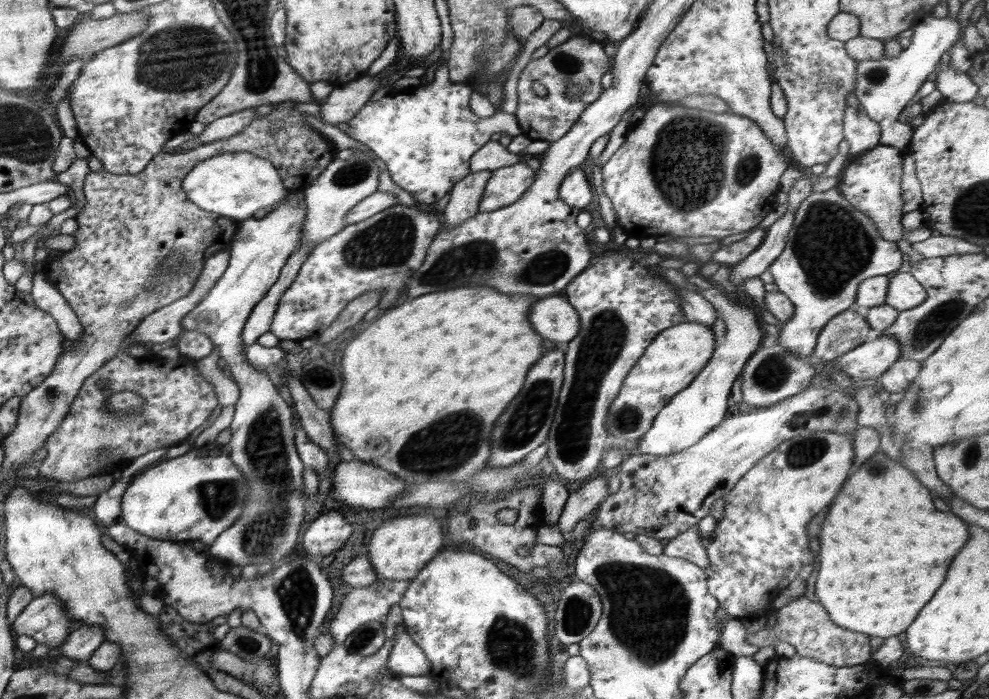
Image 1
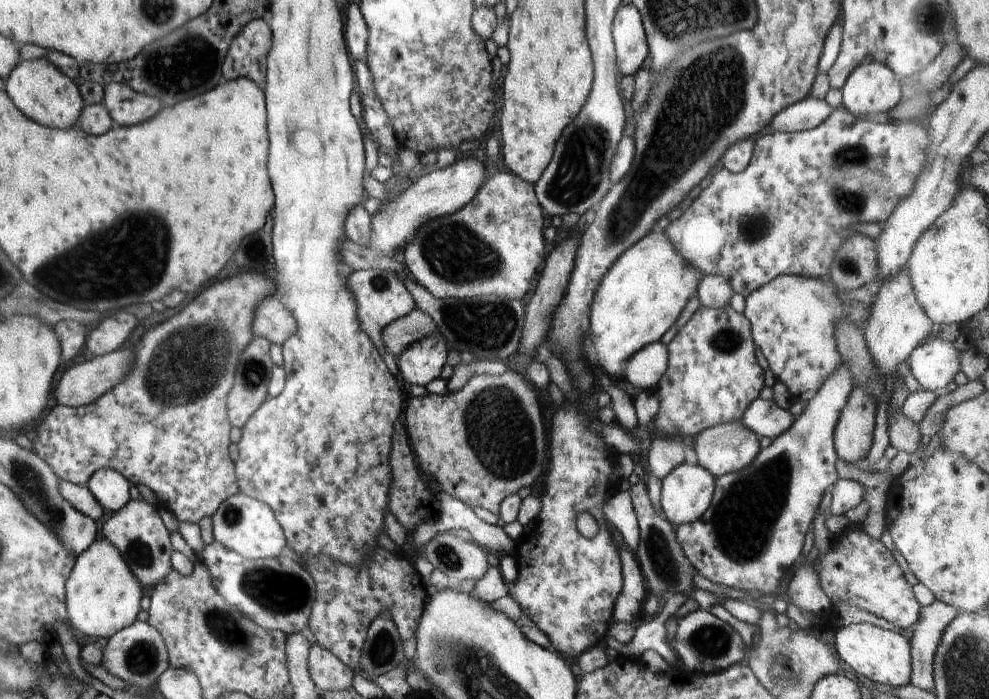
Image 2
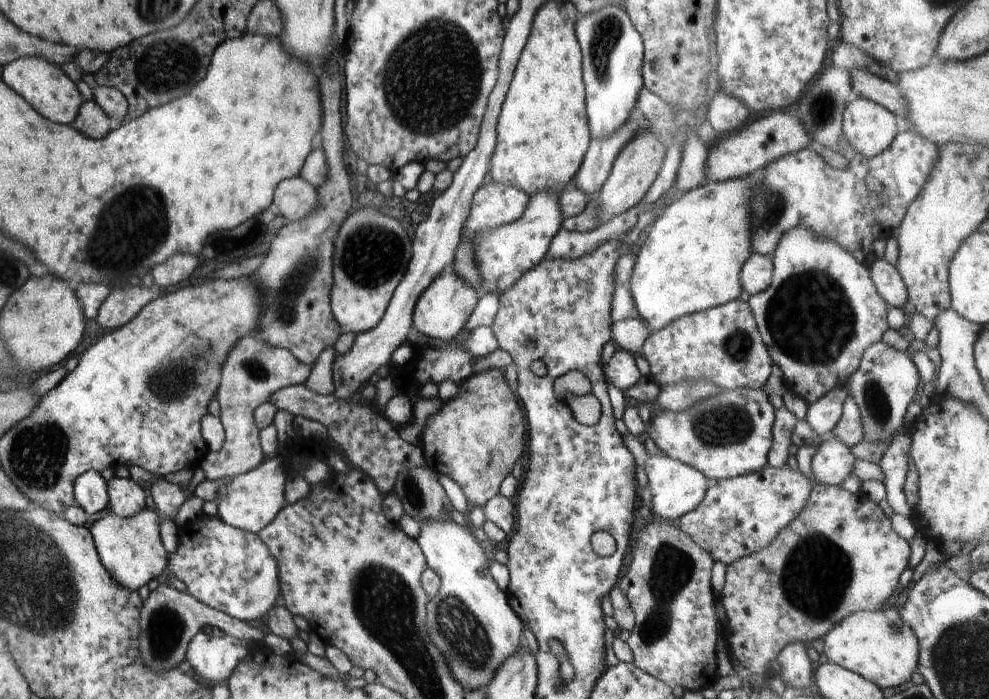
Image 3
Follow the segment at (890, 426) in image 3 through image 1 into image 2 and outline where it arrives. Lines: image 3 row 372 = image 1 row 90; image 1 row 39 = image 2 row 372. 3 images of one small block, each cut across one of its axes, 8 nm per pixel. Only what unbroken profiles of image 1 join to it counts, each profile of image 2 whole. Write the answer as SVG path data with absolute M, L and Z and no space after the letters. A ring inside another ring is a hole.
M939 336L920 344L908 358L912 375L924 391L942 392L948 384L955 381L961 372L961 352L952 342L946 342Z

